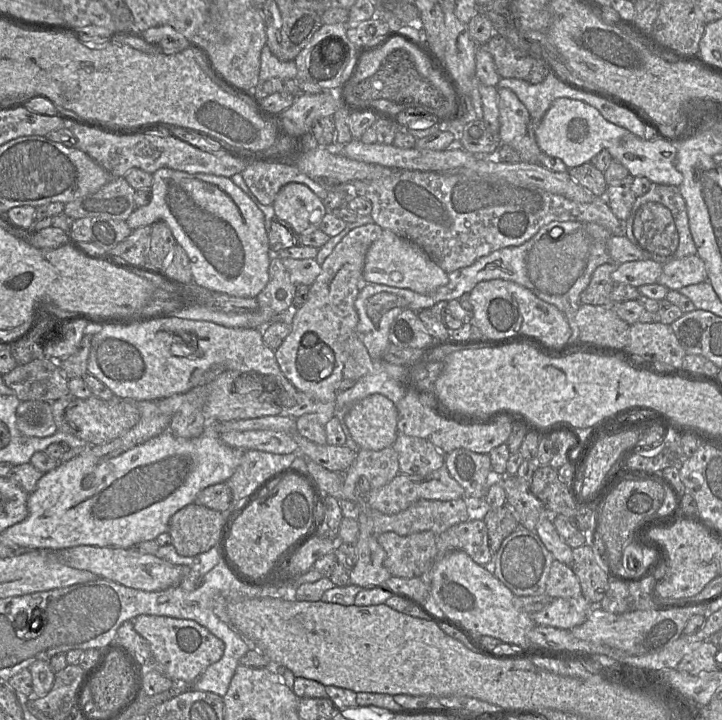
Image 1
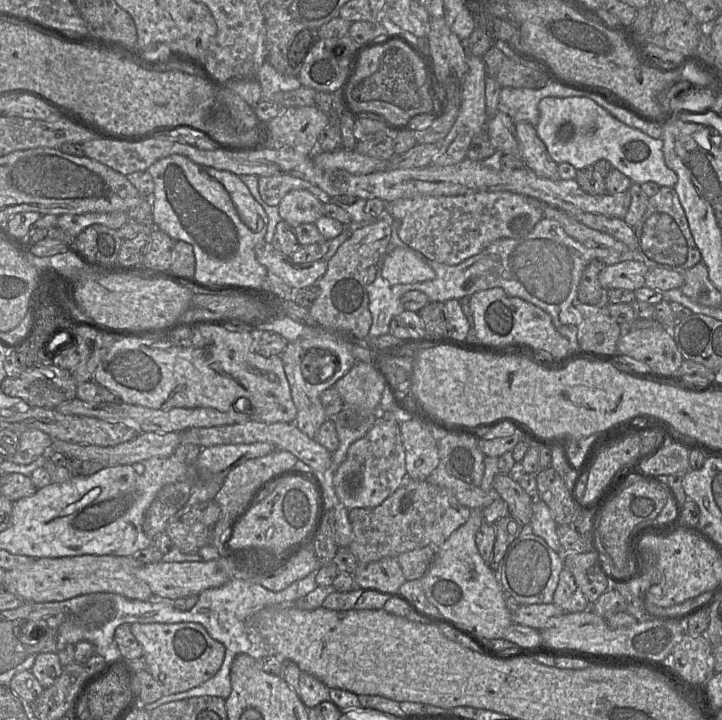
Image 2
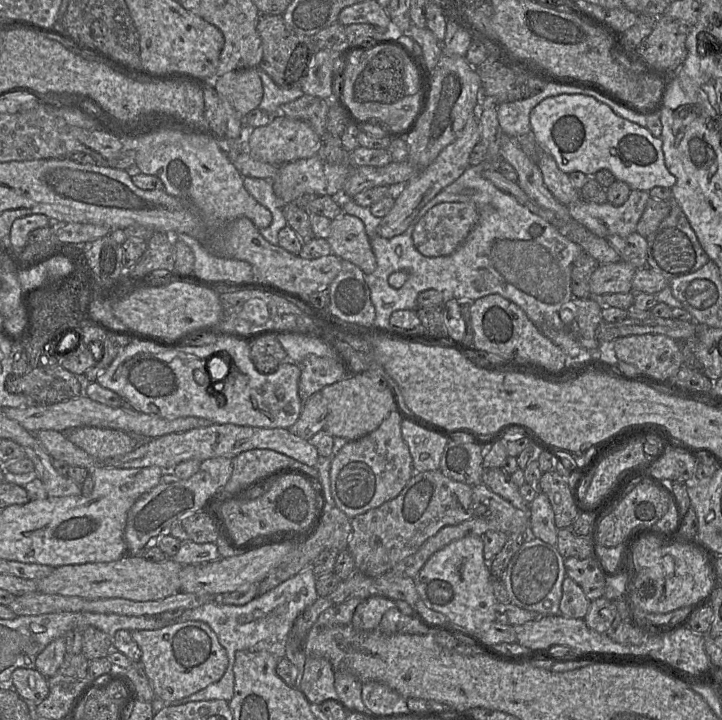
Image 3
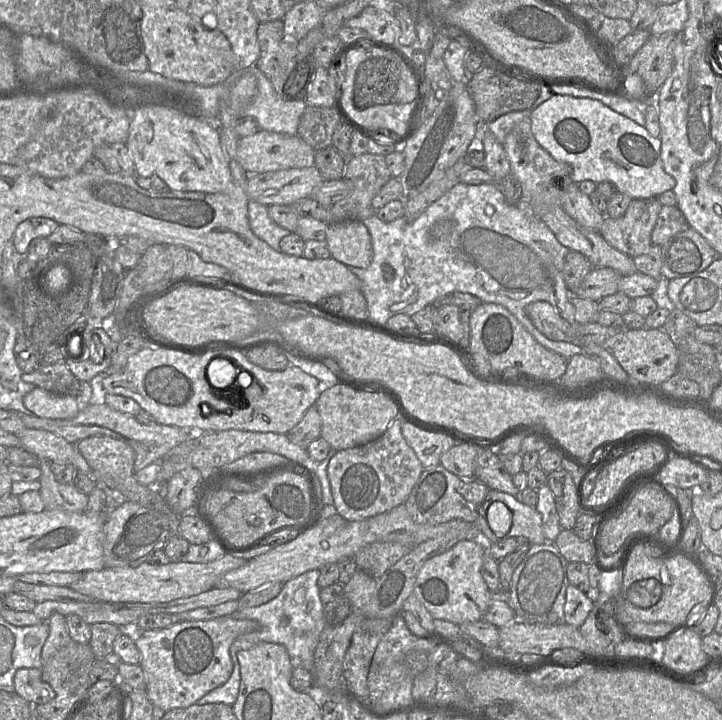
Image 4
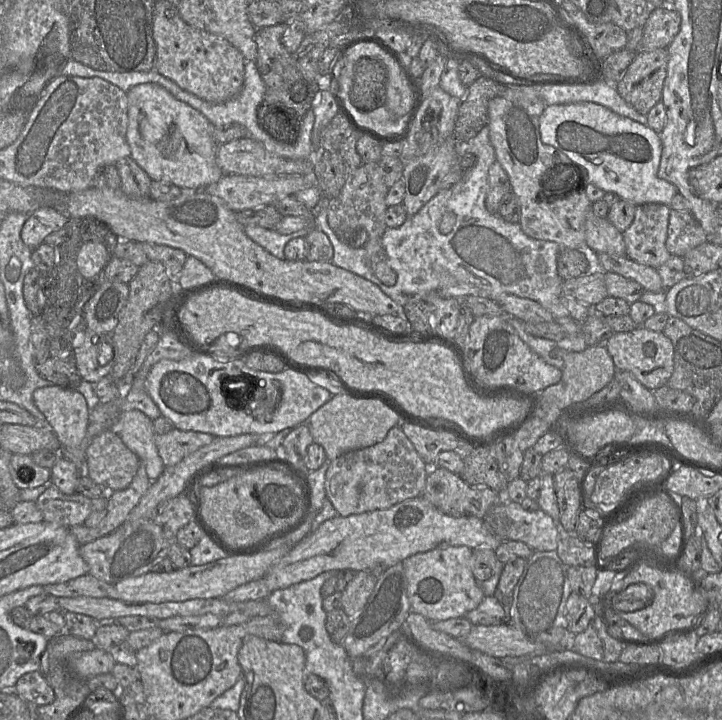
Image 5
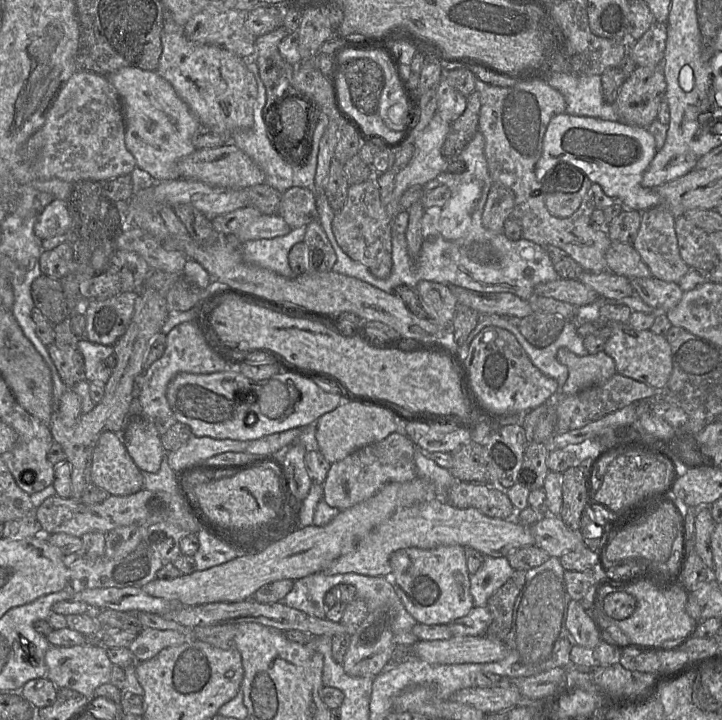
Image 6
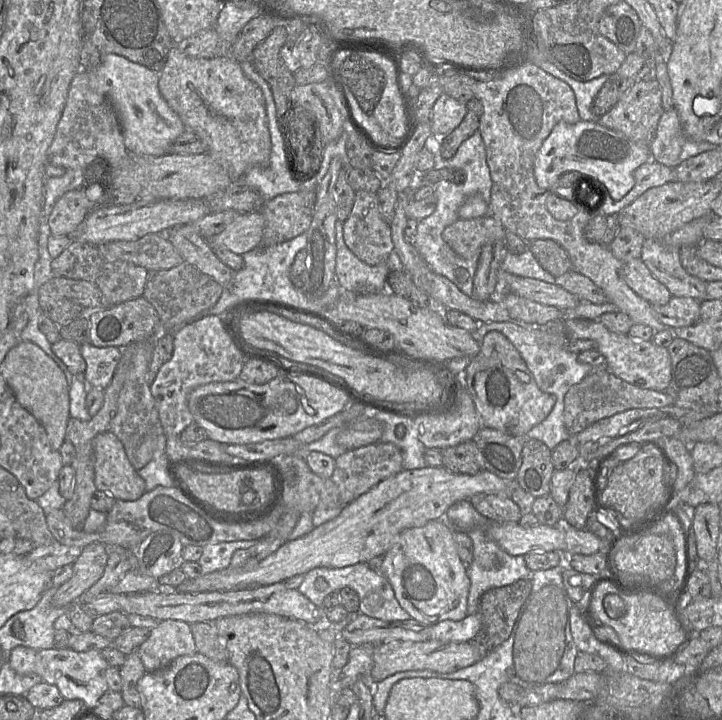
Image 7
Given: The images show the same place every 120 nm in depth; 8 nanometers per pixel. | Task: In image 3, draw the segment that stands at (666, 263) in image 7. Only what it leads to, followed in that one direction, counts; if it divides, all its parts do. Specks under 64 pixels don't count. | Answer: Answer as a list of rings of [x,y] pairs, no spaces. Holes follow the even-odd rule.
[[[631,190],[627,201],[618,207],[609,202],[596,204],[580,199],[566,205],[573,219],[598,237],[628,236],[636,232],[637,224],[650,199],[649,192]]]

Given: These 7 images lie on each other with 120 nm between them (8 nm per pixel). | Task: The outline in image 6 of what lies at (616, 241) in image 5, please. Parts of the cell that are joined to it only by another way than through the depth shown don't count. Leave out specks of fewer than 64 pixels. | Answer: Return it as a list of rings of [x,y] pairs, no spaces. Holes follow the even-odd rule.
[[[612,242],[606,252],[607,268],[627,278],[653,277],[632,245]]]

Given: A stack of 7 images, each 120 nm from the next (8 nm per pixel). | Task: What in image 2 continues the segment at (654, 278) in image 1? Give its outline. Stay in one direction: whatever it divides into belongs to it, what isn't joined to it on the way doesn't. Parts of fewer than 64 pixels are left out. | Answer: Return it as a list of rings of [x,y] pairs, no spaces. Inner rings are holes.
[[[642,260],[623,261],[606,265],[598,280],[605,290],[622,288],[635,291],[645,286],[645,275],[649,267]]]

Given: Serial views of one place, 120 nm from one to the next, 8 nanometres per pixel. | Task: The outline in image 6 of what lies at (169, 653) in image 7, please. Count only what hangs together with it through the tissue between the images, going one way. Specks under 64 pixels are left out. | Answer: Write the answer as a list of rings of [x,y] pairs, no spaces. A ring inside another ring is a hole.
[[[143,628],[135,640],[130,644],[135,661],[146,661],[156,656],[161,650],[178,646],[192,637],[187,637],[174,630],[158,630]]]

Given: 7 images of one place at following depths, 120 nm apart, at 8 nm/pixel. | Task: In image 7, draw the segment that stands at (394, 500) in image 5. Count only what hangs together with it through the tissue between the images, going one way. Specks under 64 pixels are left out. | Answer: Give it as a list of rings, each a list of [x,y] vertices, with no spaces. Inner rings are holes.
[[[377,442],[363,446],[351,451],[346,451],[335,460],[335,469],[331,479],[338,487],[344,505],[353,502],[381,481],[403,470],[402,451],[393,443]]]

